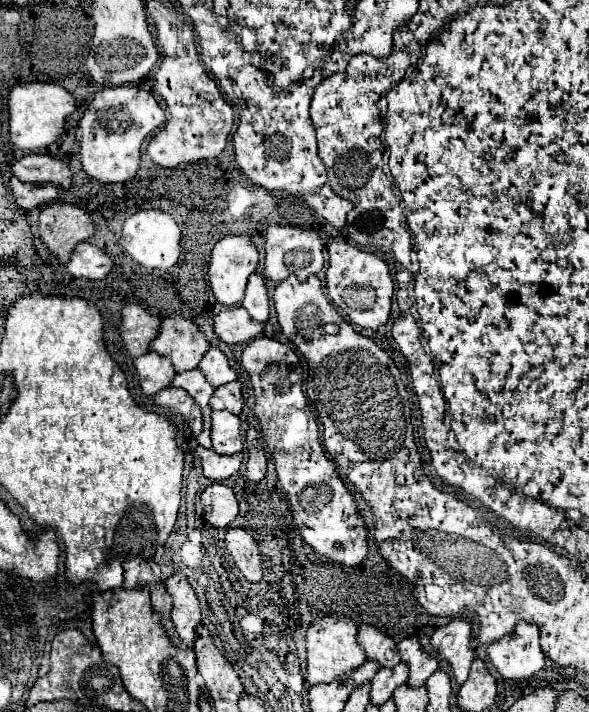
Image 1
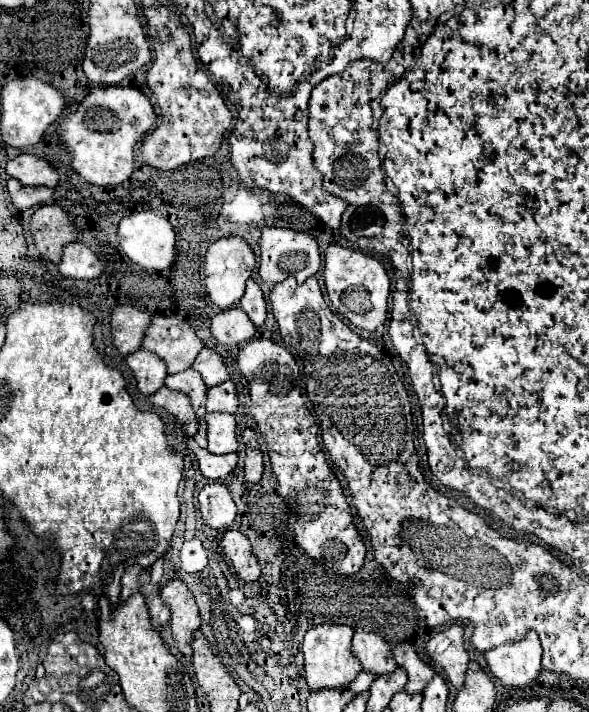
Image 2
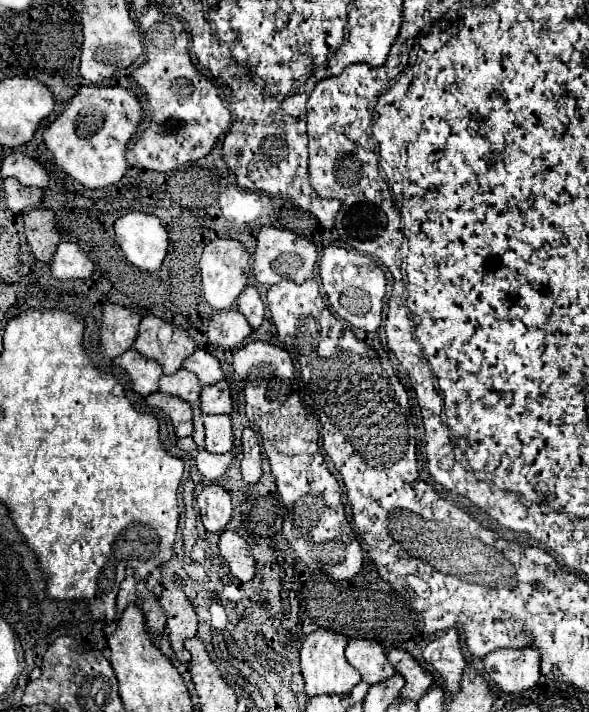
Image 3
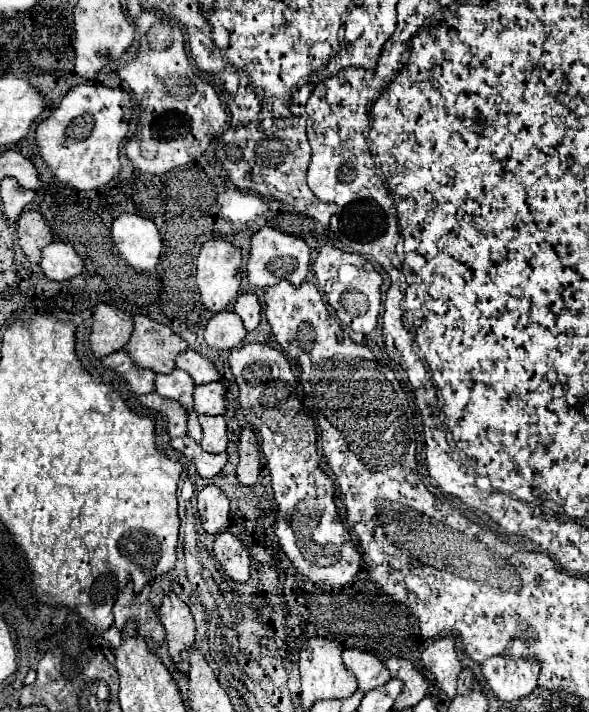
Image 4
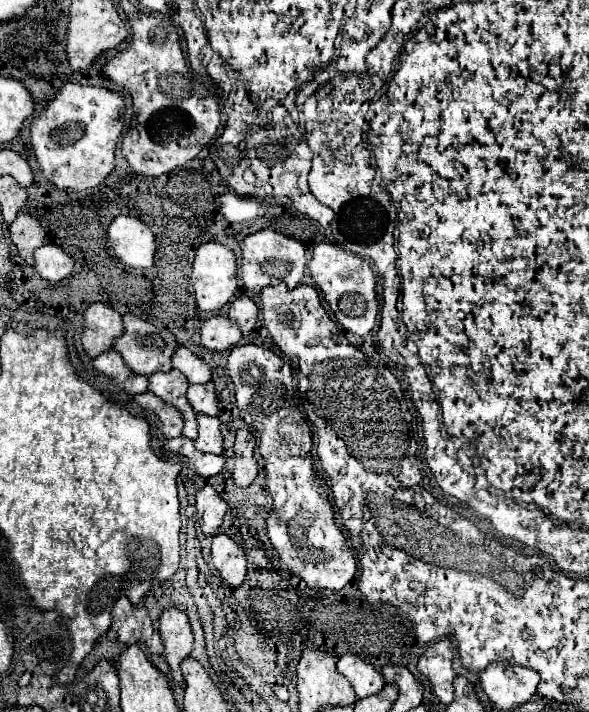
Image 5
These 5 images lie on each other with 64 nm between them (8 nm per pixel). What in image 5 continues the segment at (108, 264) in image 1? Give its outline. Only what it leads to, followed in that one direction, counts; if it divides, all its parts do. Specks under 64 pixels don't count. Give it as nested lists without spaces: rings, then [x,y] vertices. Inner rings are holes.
[[[56,244],[40,246],[34,252],[36,272],[48,282],[60,282],[74,270],[74,258]]]

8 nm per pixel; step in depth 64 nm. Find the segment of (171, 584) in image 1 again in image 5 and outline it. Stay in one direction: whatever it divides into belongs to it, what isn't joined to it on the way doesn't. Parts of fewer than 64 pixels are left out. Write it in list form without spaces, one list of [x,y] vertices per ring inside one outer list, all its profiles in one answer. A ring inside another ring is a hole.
[[[176,606],[166,608],[160,616],[160,634],[166,648],[164,656],[166,656],[166,662],[170,664],[172,676],[178,684],[182,684],[180,662],[192,652],[192,644],[194,644],[188,616]]]

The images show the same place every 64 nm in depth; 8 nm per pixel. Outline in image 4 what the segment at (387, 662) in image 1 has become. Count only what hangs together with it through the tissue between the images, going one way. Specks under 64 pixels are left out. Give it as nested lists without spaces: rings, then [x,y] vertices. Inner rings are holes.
[[[358,646],[346,648],[342,654],[342,660],[344,660],[344,666],[354,672],[358,680],[358,688],[364,692],[378,688],[392,678],[388,674],[386,664],[380,660],[380,656],[376,656],[374,652],[368,652],[368,648],[358,648]]]

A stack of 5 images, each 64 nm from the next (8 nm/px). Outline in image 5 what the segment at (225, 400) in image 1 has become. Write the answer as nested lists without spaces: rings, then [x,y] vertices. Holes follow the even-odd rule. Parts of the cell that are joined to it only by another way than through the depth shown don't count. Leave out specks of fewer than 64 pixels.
[[[214,382],[200,384],[200,386],[190,386],[188,388],[188,400],[190,400],[196,414],[216,416],[220,412],[220,402],[218,402],[218,396],[216,396]]]

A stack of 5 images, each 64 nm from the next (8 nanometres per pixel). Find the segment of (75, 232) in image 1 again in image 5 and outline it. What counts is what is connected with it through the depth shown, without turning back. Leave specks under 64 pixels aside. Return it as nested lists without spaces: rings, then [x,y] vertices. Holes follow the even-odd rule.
[[[22,212],[10,224],[10,236],[12,236],[12,242],[16,244],[20,256],[28,264],[32,264],[32,260],[34,260],[34,250],[48,244],[46,230],[40,226],[40,222],[34,216],[22,214]]]

